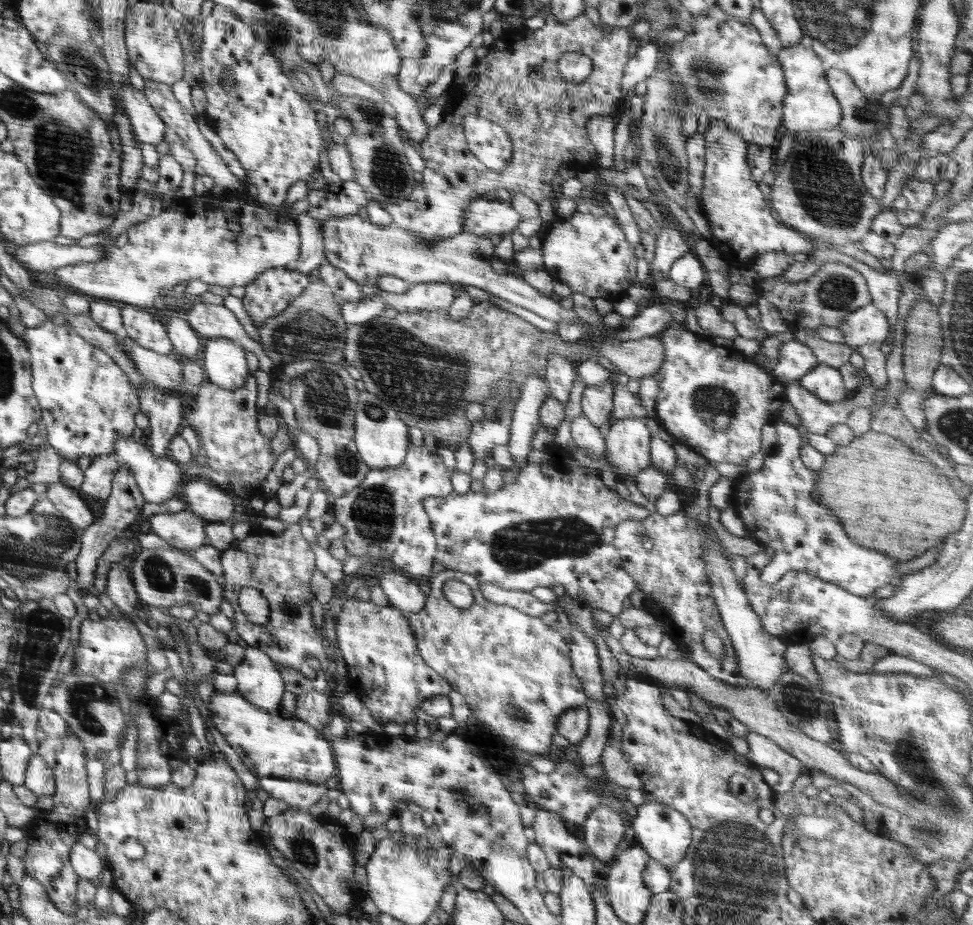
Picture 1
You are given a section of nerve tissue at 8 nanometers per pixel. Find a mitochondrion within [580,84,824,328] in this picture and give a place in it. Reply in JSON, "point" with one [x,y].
{"point":[669,161]}

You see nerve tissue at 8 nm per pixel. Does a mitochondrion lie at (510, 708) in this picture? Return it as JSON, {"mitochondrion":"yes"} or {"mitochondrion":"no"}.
{"mitochondrion":"yes"}

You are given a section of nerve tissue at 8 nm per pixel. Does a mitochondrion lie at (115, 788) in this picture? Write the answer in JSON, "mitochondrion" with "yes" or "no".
{"mitochondrion":"no"}

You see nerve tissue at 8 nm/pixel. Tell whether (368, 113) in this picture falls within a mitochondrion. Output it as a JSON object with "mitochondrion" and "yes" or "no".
{"mitochondrion":"yes"}

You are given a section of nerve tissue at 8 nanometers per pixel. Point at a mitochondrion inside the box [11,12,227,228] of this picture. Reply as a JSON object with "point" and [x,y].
{"point":[85,71]}

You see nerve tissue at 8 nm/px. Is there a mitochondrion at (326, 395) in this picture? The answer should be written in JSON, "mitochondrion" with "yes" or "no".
{"mitochondrion":"yes"}

